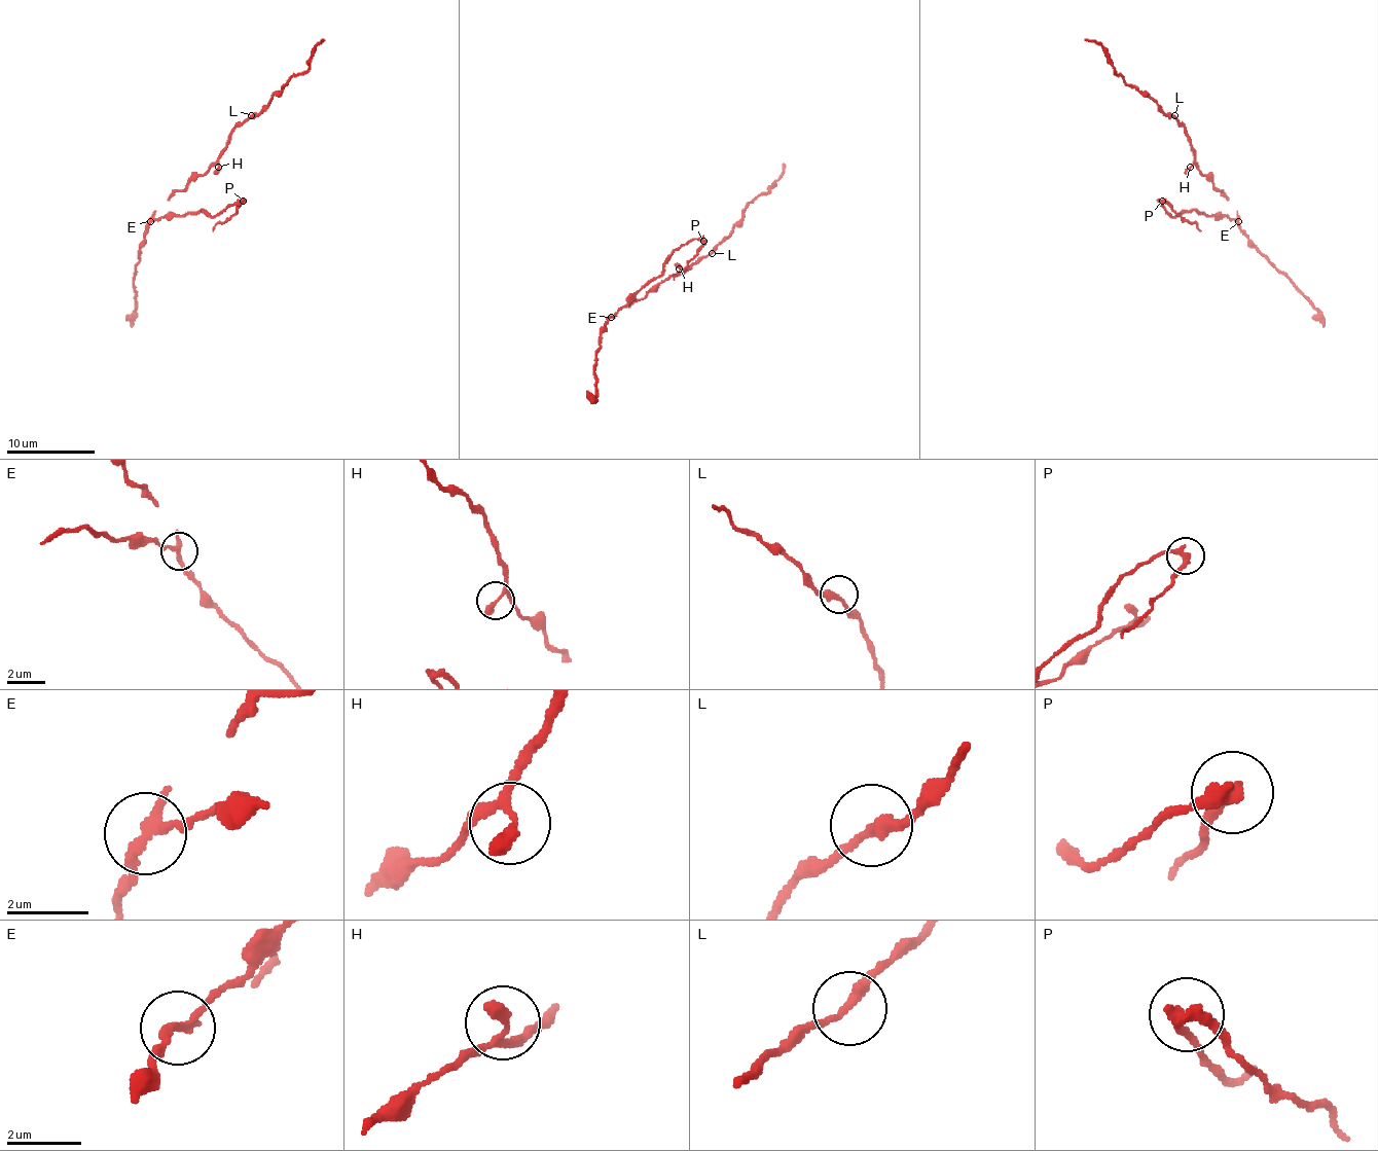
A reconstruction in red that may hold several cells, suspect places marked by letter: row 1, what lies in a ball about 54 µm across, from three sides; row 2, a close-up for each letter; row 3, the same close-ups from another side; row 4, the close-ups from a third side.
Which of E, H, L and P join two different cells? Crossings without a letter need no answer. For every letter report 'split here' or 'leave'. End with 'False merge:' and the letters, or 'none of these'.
E: split here
H: leave
L: leave
P: split here
False merge: E, P

